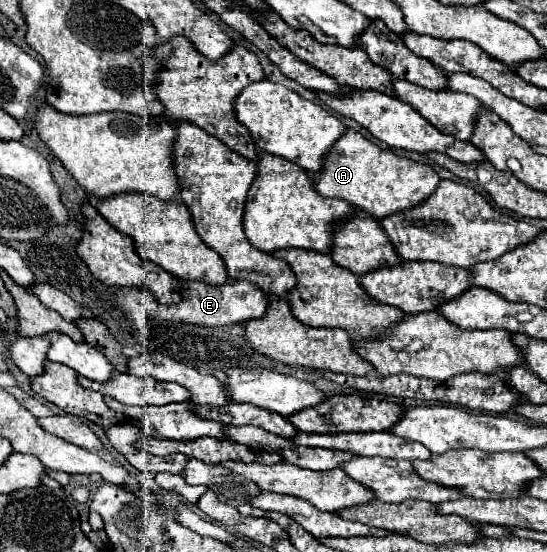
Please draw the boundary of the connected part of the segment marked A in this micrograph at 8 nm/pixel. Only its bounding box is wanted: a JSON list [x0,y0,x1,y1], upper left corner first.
[314,129,440,219]

